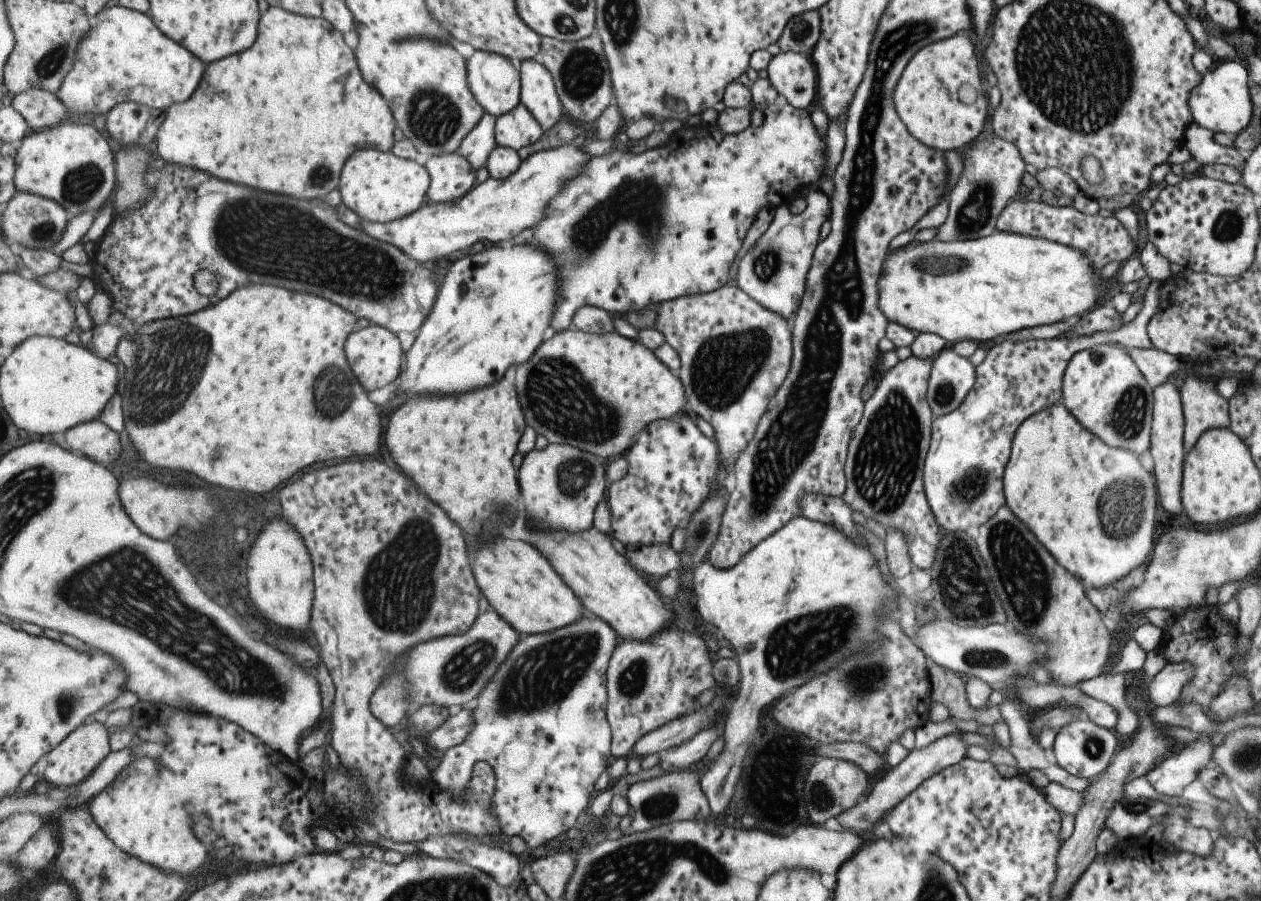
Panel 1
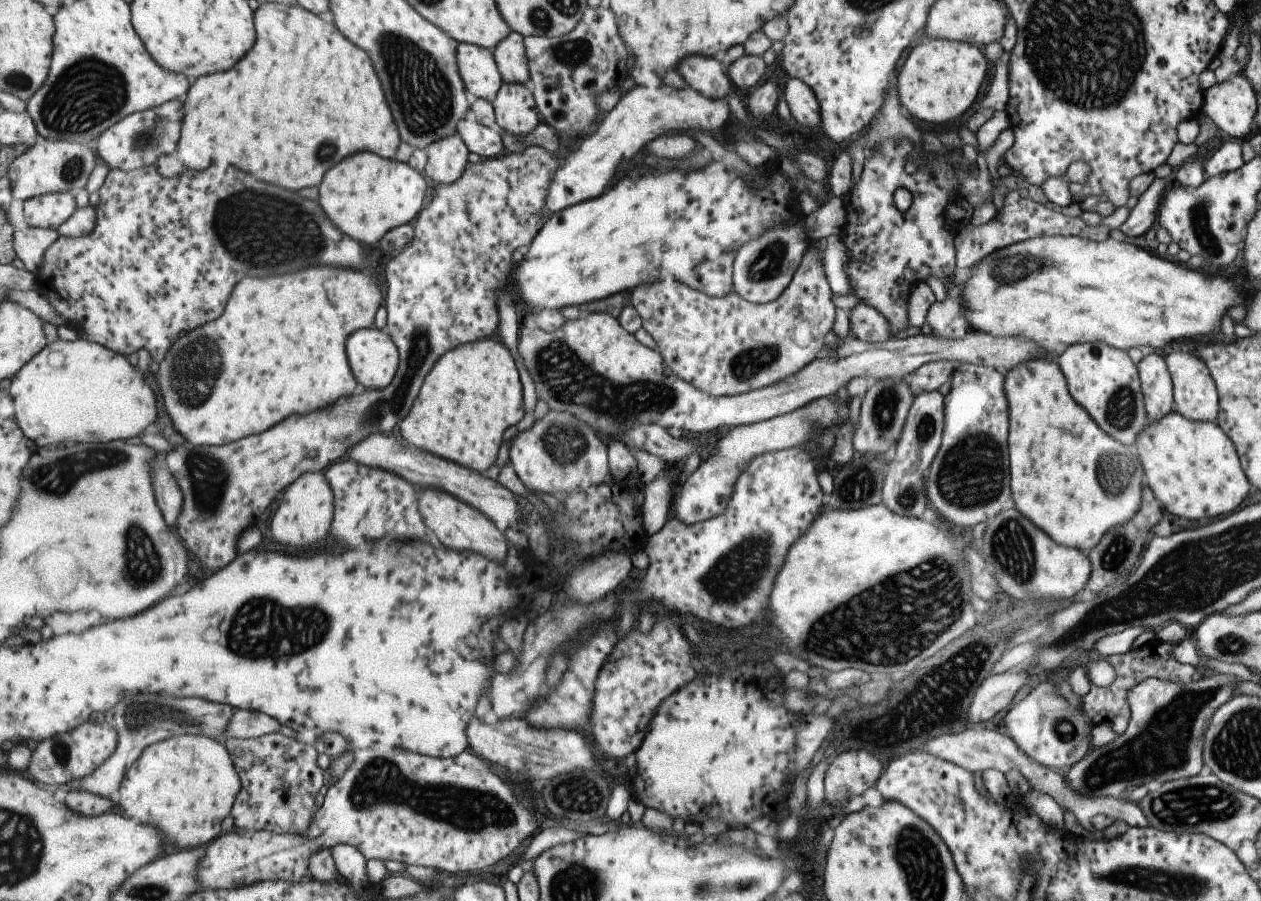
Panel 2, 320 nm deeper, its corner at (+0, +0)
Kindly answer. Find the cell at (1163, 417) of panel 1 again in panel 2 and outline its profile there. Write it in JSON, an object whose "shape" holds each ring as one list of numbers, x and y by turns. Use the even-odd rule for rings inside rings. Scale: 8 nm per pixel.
{"shape":[[1152,350,1137,362,1136,370,1146,413,1146,422,1163,418,1173,411,1172,383,1164,358]]}

